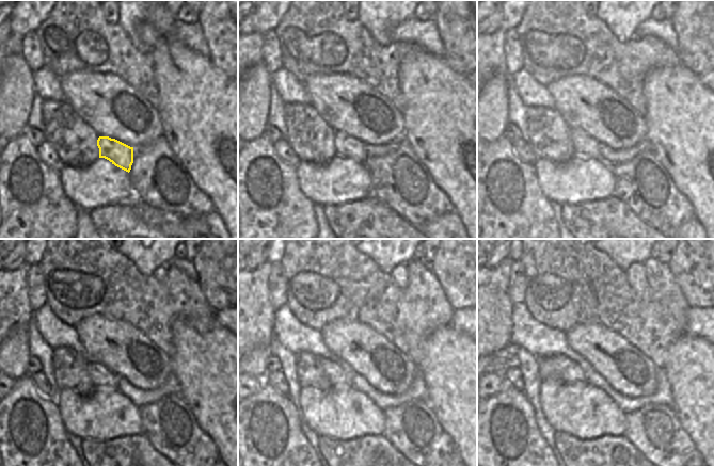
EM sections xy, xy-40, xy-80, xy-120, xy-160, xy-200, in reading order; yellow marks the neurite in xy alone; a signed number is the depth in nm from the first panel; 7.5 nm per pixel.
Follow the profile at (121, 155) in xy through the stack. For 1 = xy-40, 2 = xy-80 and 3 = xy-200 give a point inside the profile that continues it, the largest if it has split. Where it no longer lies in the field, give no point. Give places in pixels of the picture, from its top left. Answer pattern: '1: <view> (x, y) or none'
1: xy-40 (347, 146)
2: xy-80 (584, 145)
3: xy-200 (565, 369)

